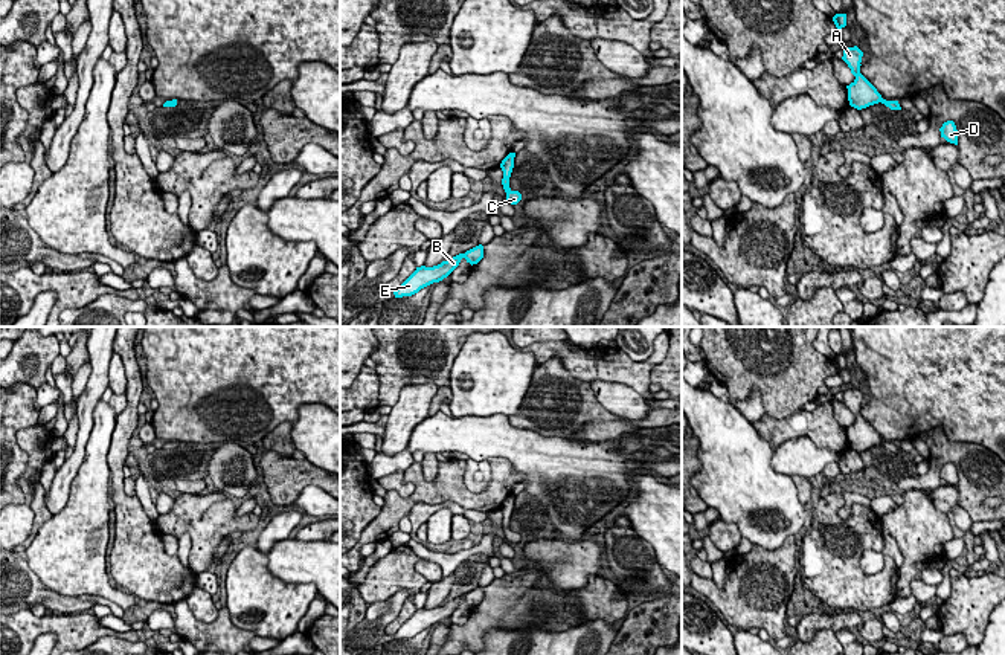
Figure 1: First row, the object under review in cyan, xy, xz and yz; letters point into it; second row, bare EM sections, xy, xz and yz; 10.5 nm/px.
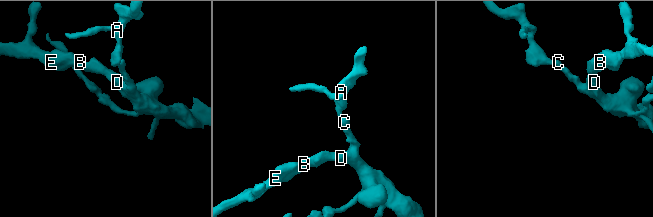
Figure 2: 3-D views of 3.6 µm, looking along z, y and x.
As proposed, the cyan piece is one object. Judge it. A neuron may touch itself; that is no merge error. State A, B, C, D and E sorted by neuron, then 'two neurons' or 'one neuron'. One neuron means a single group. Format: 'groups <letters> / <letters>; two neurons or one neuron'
groups A B C D E; one neuron

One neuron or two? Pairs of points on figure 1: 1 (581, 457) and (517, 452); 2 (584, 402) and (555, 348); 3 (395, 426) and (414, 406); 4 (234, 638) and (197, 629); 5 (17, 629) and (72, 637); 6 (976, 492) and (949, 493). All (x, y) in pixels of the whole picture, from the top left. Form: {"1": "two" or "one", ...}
{"1": "one", "2": "two", "3": "one", "4": "one", "5": "one", "6": "two"}

